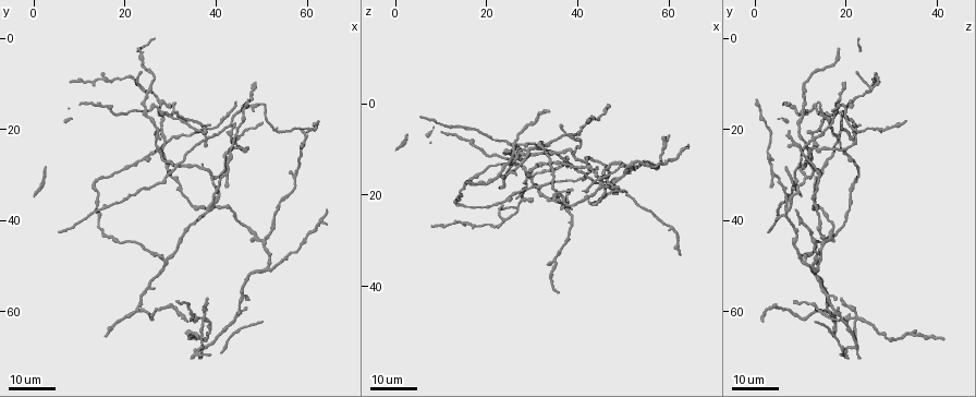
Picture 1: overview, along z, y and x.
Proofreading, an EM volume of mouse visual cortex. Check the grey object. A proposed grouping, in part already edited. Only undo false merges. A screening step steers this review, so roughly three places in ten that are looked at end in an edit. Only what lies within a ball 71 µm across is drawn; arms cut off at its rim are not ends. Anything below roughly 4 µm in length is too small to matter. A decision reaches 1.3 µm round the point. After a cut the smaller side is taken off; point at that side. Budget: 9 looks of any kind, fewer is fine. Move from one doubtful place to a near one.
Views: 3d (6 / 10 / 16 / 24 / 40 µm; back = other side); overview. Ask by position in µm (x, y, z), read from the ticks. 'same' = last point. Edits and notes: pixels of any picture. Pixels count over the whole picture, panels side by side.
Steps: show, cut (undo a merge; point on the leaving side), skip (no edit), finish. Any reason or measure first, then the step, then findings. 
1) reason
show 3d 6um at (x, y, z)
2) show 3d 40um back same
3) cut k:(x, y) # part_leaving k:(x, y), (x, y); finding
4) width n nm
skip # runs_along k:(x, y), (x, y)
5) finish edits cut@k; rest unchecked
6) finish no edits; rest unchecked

arms part here
show 3d 16um at (39.5, 30.0, 11.0)

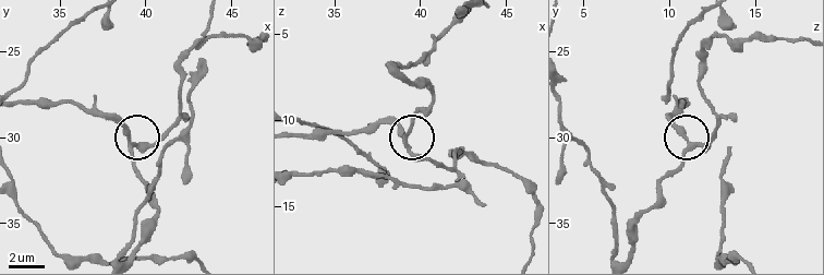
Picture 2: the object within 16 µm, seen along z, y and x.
closer look
show 3d 6um at (39.1, 30.5, 11.3)

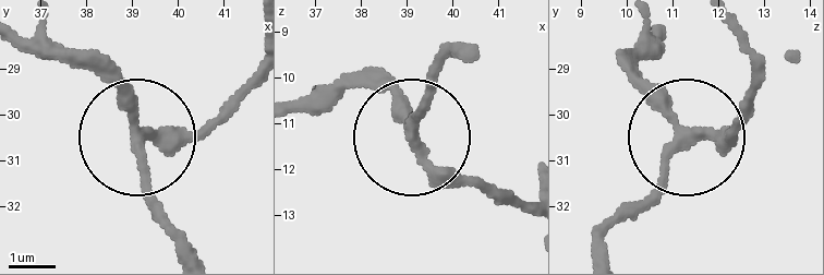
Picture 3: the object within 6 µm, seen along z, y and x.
side_arm 32 um; arms 3
skip # one neuron here

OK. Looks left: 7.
arms part here
show 3d 16um at (44.0, 22.0, 21.5)

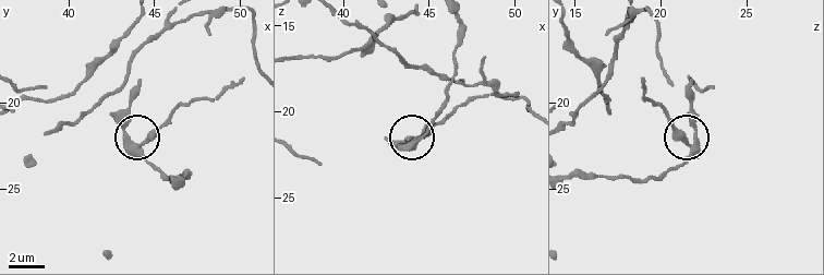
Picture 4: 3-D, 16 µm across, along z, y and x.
show 3d 6um at (44.1, 22.6, 21.8)

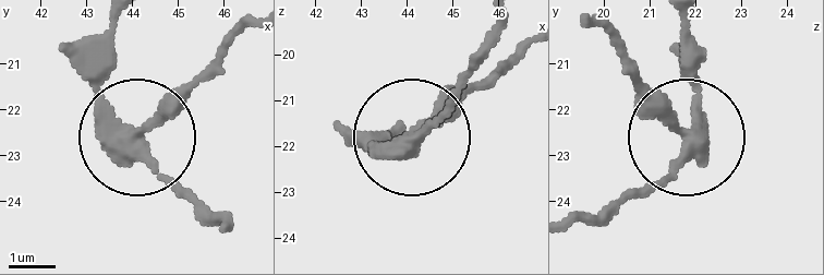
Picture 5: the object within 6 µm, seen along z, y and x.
width 340 nm
cut 5:(178, 90) # part_leaving 5:(137, 128), (251, 26); two neurons meet here

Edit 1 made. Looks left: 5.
show overview

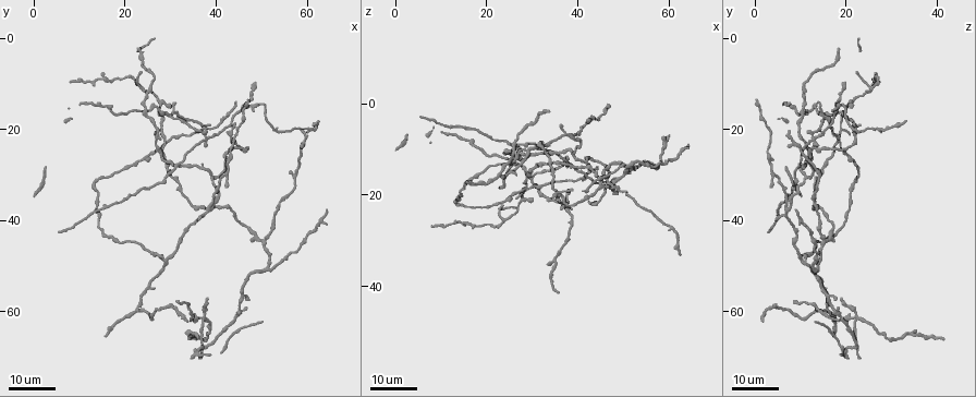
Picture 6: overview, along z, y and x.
a fork
show 3d 16um at (30.0, 16.5, 17.0)

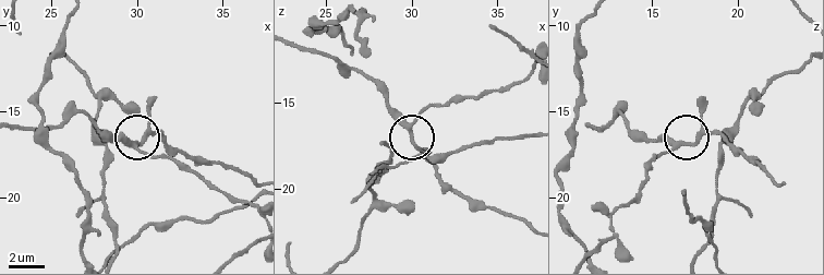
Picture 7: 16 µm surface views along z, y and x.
show 3d 6um at (29.8, 16.9, 16.5)

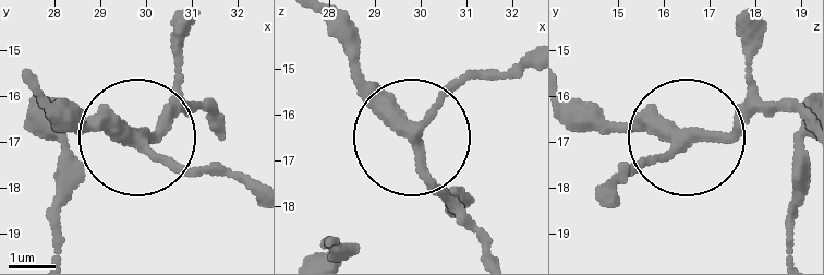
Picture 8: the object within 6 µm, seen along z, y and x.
arms 3
skip # runs_along 8:(603, 201), (669, 151), (728, 139), (783, 99); one neuron here

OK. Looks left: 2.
looks like a crossing
show 3d 24um at (37.0, 61.5, 22.5)

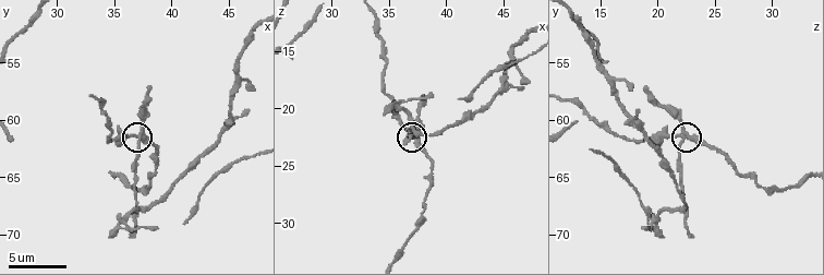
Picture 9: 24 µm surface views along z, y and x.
zoom in
show 3d 10um at (37.0, 61.2, 22.2)

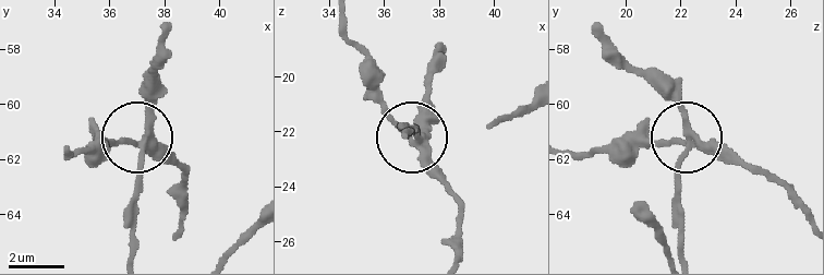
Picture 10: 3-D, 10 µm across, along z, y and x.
cut 10:(142, 159) # part_leaving 10:(147, 121), (133, 253); a second neuron is stuck on

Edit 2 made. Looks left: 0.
finish edits cut@5, cut@10; rest unchecked

